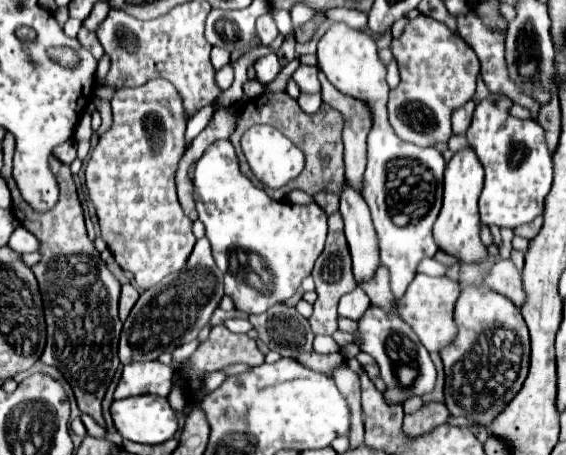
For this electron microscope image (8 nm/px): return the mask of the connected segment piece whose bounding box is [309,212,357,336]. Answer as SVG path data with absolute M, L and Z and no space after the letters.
M339 212L329 216L329 236L327 236L325 250L321 252L321 256L315 262L313 280L315 280L317 300L313 304L313 314L309 318L309 324L311 324L313 334L331 336L337 330L337 304L339 304L339 298L357 288L357 282L355 282L353 272L351 272L351 256L349 256L347 240L345 240L345 234L343 234L343 218L339 216Z

